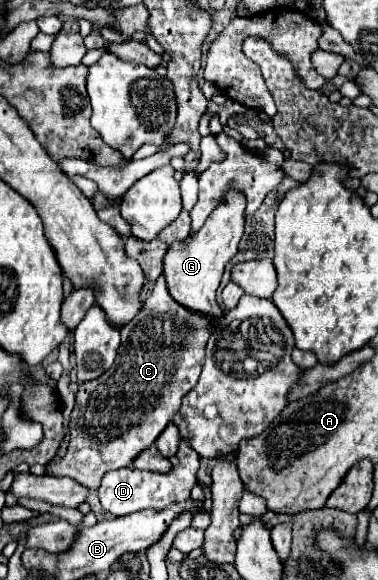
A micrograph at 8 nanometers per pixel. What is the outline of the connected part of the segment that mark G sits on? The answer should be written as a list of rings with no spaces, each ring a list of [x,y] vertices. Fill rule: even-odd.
[[[226,191],[226,199],[218,203],[218,207],[210,213],[200,231],[168,247],[164,255],[164,277],[170,295],[178,303],[204,315],[222,315],[216,303],[216,289],[220,285],[226,263],[236,255],[238,243],[244,235],[244,209],[246,197],[242,195],[242,191]]]

